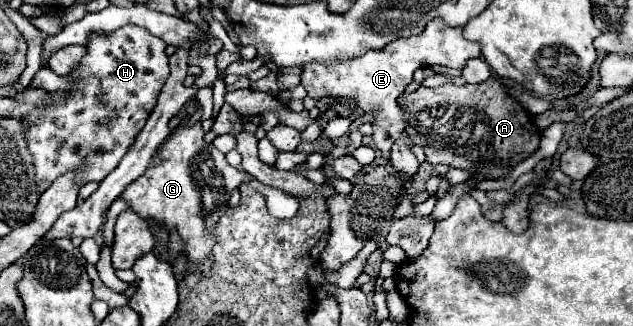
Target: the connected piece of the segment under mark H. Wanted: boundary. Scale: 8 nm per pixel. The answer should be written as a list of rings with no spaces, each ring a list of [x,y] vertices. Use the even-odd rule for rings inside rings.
[[[123,25],[111,35],[91,35],[83,61],[69,75],[73,81],[69,89],[51,95],[57,103],[47,103],[47,107],[39,107],[39,111],[31,111],[31,115],[23,115],[21,119],[27,147],[33,155],[39,193],[67,171],[79,171],[77,185],[85,185],[91,181],[101,183],[117,167],[143,129],[169,77],[165,47],[165,41],[139,25]],[[107,115],[115,115],[115,119],[105,125],[103,119]]]

